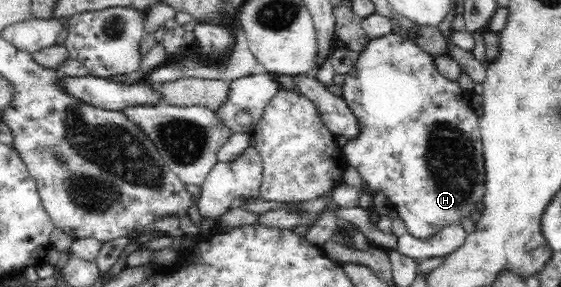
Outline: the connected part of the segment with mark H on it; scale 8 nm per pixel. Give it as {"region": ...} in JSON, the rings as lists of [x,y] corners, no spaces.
{"region":[[[388,33],[383,37],[371,39],[365,49],[359,52],[358,64],[354,69],[345,75],[343,83],[343,93],[341,97],[350,107],[356,121],[358,121],[358,134],[356,138],[350,138],[342,149],[344,159],[347,164],[354,166],[363,178],[365,184],[372,190],[382,192],[387,200],[389,200],[396,216],[404,222],[406,230],[412,236],[420,239],[428,239],[434,233],[440,232],[447,225],[454,223],[461,224],[463,218],[469,217],[472,210],[476,208],[478,202],[482,202],[485,193],[485,158],[483,157],[483,144],[481,141],[481,130],[479,127],[480,117],[474,113],[471,108],[470,99],[467,92],[460,88],[456,81],[448,84],[448,79],[442,76],[435,68],[435,61],[431,54],[420,48],[420,45],[414,44],[412,41],[406,41],[397,33]]]}

